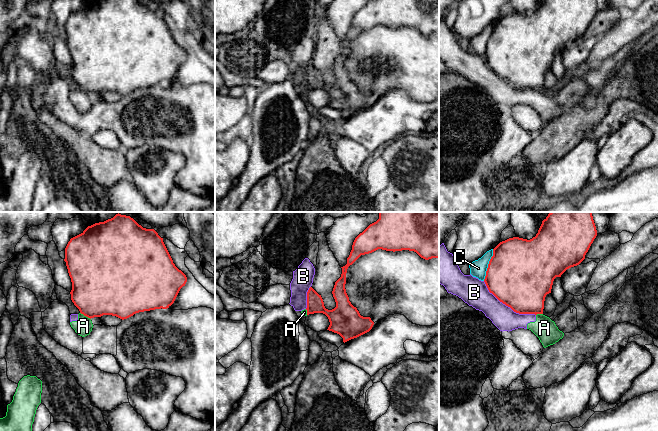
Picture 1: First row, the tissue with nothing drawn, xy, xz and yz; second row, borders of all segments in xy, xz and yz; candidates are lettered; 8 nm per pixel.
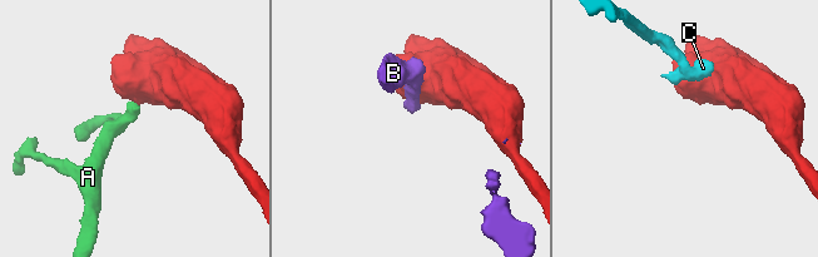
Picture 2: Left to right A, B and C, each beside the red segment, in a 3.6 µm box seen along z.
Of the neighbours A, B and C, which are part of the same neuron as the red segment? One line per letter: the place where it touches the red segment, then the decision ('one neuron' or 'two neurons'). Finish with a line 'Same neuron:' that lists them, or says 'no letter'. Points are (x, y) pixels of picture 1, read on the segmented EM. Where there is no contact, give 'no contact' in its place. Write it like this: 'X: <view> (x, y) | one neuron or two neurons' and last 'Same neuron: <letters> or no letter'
A: xy (85, 315) | two neurons
B: yz (507, 305) | two neurons
C: yz (488, 265) | two neurons
Same neuron: no letter

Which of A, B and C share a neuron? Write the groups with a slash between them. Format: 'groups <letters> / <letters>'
groups A B / C

